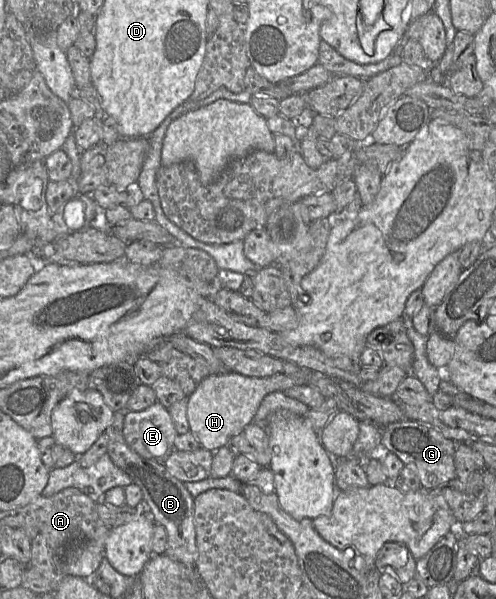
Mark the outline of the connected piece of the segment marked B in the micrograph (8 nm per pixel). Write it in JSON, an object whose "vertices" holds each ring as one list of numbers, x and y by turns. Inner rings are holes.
{"vertices":[[126,411,114,413,112,423,106,428,108,436,107,454,115,466,123,470,138,485,143,493,143,505,155,524,162,525,168,536,165,555,188,567,195,567,198,557,196,530,194,524,194,497,185,488,184,483,173,477,163,462,145,459,138,455,126,443,123,436,124,416]]}

